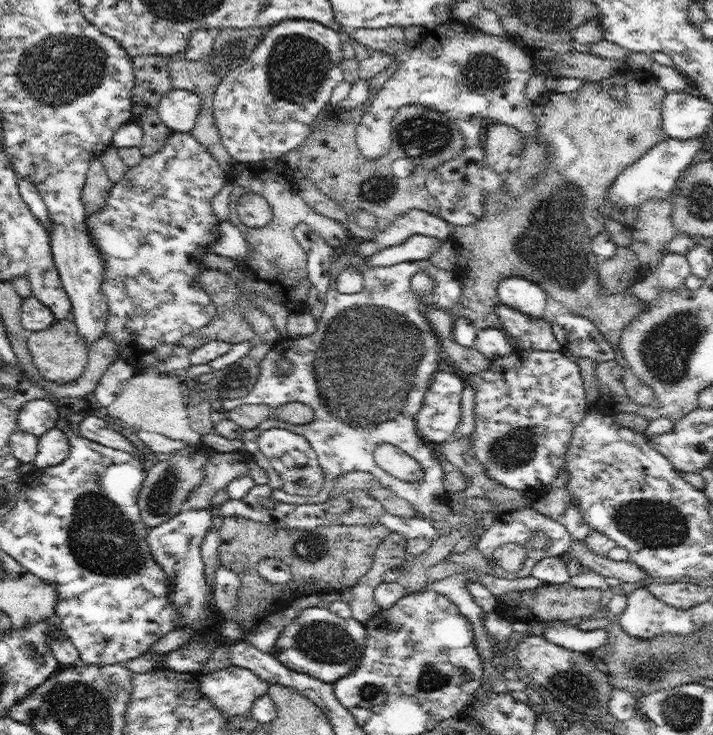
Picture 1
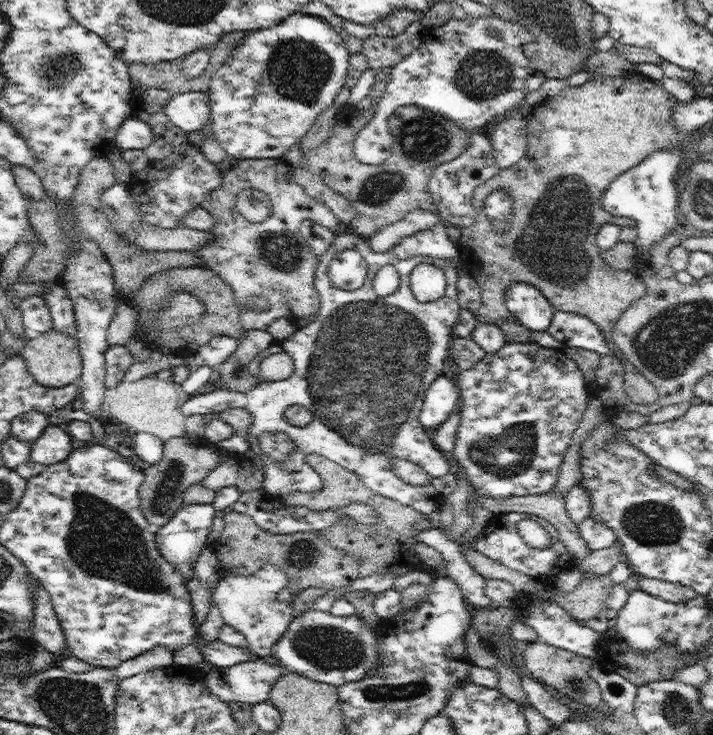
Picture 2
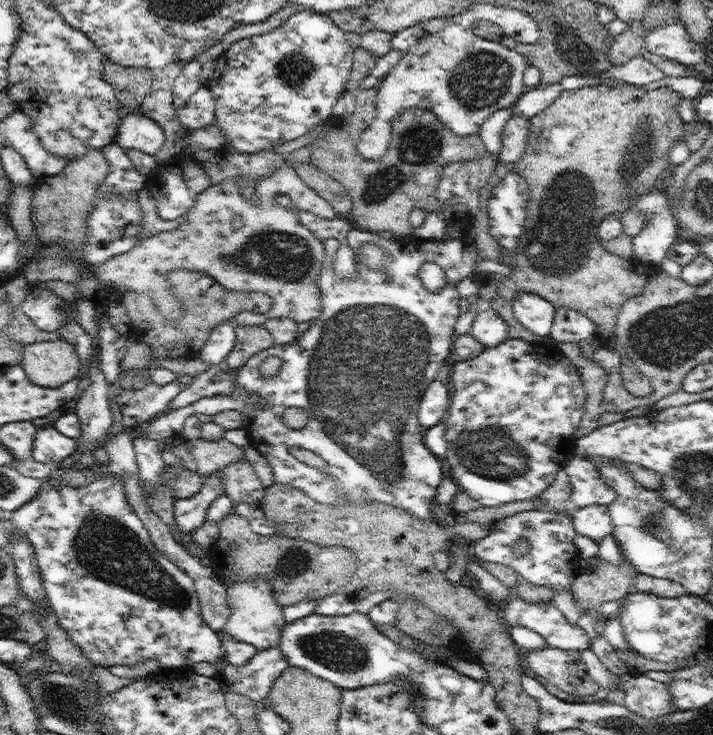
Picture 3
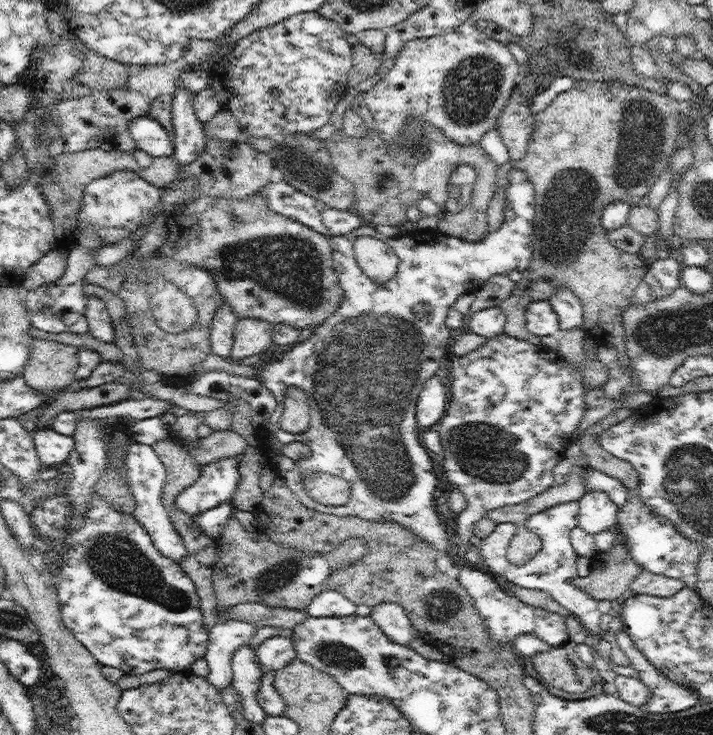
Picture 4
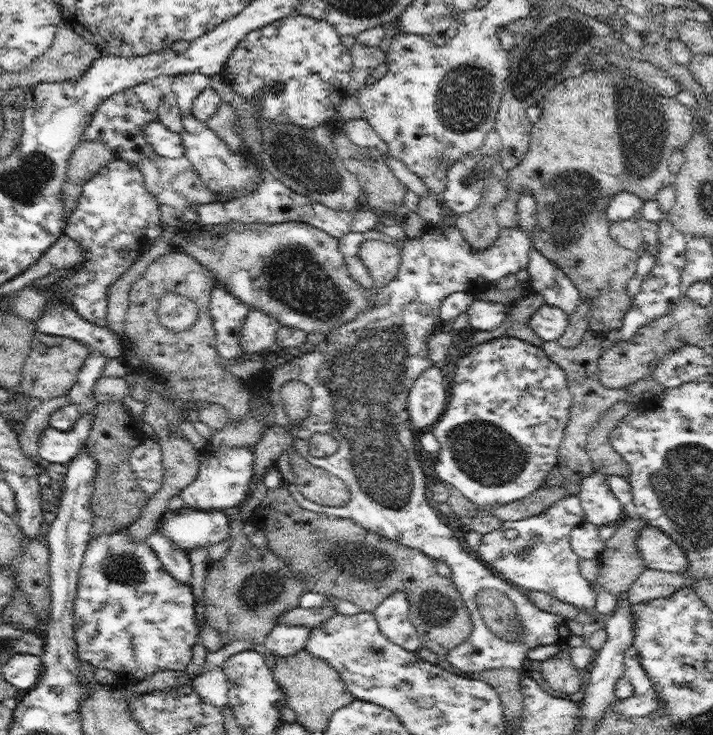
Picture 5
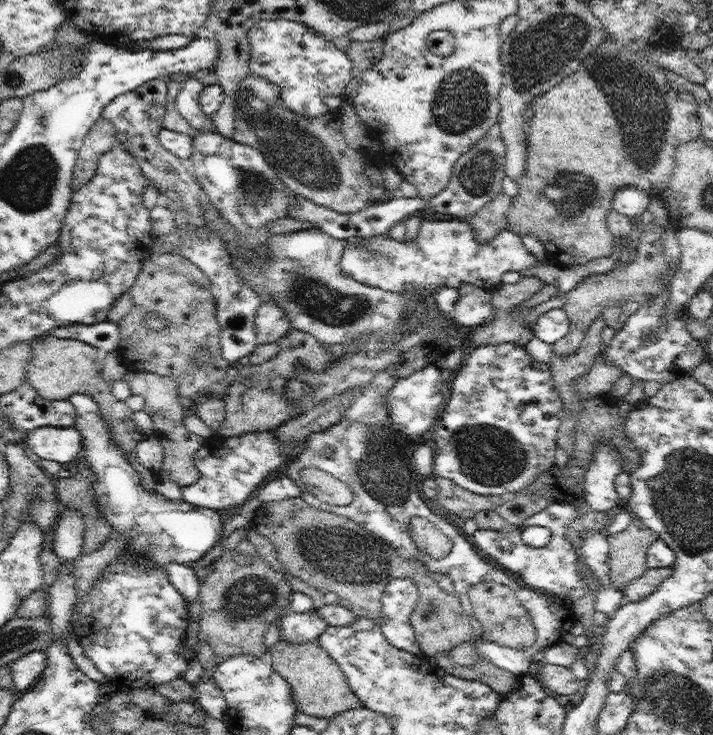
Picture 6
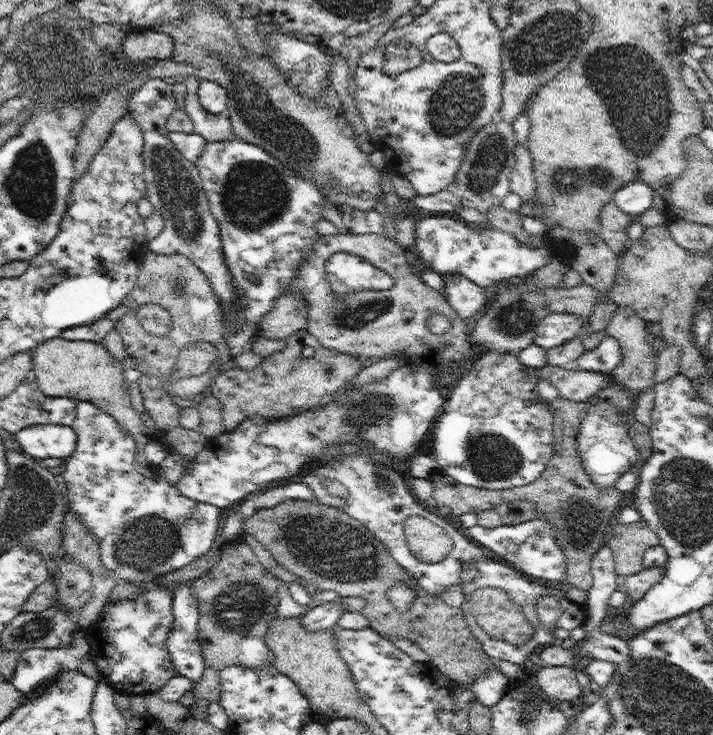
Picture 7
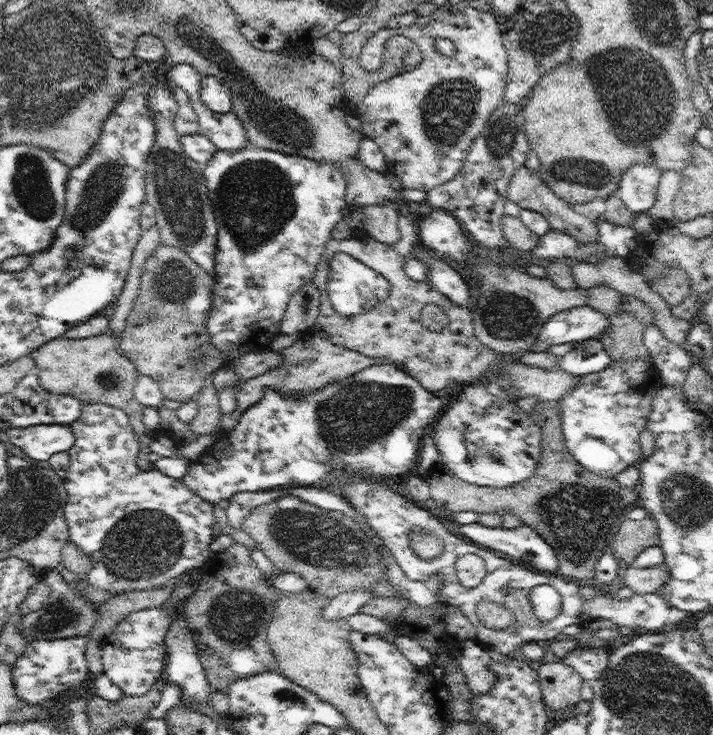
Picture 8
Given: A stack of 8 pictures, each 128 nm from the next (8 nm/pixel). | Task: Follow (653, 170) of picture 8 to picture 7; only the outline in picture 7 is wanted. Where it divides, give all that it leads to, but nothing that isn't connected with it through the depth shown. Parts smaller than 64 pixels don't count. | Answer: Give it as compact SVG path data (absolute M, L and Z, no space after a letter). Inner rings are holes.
M634 180L622 185L614 194L614 201L629 215L637 217L652 206L653 190L644 181Z

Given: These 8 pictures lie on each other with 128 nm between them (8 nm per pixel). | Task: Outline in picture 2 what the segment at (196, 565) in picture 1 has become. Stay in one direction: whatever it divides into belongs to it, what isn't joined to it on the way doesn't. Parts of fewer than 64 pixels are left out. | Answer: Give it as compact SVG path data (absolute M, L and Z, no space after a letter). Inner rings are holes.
M182 504L168 524L155 529L156 546L160 549L162 557L181 572L185 581L193 576L194 564L202 550L208 545L208 533L210 533L215 516L215 508L212 505Z

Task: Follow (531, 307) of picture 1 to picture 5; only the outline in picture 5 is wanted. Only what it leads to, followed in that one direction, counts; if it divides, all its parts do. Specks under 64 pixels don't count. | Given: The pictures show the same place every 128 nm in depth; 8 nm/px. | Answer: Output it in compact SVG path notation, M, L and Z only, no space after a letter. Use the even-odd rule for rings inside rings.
M544 304L540 306L530 319L529 326L543 341L556 340L564 334L568 326L569 316L560 307Z

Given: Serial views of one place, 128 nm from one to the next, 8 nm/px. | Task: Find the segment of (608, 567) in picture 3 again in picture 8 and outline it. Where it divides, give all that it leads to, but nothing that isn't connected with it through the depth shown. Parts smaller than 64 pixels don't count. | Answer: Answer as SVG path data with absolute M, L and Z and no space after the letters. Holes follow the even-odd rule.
M652 516L643 518L640 521L630 518L623 518L620 528L614 536L610 537L609 543L612 546L614 556L632 567L636 557L648 546L659 546L658 525Z

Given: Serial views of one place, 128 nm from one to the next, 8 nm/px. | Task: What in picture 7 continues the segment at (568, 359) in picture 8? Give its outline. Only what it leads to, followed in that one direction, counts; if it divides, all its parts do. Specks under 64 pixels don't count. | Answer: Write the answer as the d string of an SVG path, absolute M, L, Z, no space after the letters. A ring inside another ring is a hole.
M604 336L600 344L590 350L585 350L578 358L578 370L609 374L620 363L620 344L612 336Z

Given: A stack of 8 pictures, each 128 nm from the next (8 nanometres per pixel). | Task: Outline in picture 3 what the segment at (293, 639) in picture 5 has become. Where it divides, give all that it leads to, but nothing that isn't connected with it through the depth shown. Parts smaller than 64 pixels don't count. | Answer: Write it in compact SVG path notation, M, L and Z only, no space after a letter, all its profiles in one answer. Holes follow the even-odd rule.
M279 644L278 646L269 647L266 650L260 650L250 659L250 662L244 664L244 666L232 666L232 664L227 663L226 668L224 668L224 670L218 669L213 677L220 683L220 686L222 686L224 694L228 691L234 691L252 699L253 702L256 703L264 697L268 698L274 681L286 668L288 668L288 659L286 659L286 655L282 653Z

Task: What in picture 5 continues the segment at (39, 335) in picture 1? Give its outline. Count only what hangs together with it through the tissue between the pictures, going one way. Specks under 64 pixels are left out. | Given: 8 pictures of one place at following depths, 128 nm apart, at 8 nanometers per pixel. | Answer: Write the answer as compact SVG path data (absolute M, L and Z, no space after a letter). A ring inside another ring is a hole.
M61 337L56 346L46 346L40 338L33 338L31 347L32 350L26 358L17 392L36 397L41 401L67 395L74 386L80 370L84 367L84 360L92 354L92 348L75 338L68 337Z

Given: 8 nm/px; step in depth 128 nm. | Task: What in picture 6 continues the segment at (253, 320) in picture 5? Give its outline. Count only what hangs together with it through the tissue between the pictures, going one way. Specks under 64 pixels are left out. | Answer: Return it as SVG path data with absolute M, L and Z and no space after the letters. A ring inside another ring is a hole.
M265 300L259 306L254 318L256 342L258 345L279 342L291 329L286 311L276 302Z

